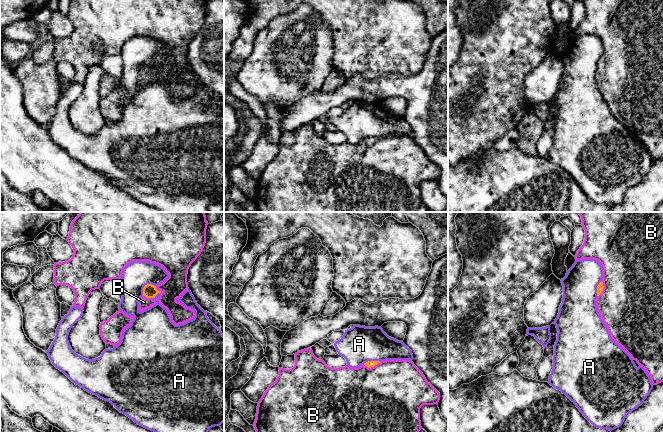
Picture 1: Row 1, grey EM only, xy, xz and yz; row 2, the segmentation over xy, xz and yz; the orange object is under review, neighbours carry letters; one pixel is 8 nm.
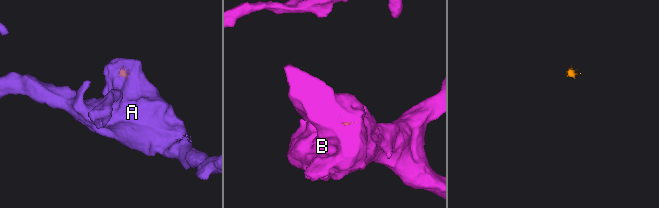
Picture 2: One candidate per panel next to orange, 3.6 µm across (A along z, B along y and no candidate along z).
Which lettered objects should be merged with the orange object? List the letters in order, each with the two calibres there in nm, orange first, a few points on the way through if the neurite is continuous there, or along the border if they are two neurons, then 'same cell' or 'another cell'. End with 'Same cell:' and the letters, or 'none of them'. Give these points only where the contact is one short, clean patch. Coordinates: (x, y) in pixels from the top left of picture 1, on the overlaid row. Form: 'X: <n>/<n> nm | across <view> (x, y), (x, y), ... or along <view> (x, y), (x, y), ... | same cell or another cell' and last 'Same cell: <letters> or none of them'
A: 110/220 nm | along xy (142, 288), (147, 284), (152, 284), (161, 292) | another cell
B: 60/480 nm | across xz (369, 364), (371, 366), (374, 382), (382, 395) | same cell
Same cell: B

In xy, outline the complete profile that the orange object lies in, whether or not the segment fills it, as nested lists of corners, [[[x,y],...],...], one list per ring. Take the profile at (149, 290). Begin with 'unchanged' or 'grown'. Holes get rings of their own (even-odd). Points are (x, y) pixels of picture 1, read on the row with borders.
grown; [[[152,284],[145,285],[143,288],[143,296],[139,299],[139,311],[141,312],[155,305],[156,301],[154,298],[158,293],[161,293],[161,291],[158,291],[156,286]]]

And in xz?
grown; [[[307,348],[295,353],[292,369],[279,368],[279,376],[264,392],[258,402],[254,428],[256,432],[419,432],[421,427],[420,408],[423,405],[438,404],[440,393],[426,380],[423,373],[410,360],[368,361],[358,368],[349,366],[331,368],[323,360],[317,359],[312,349]]]

